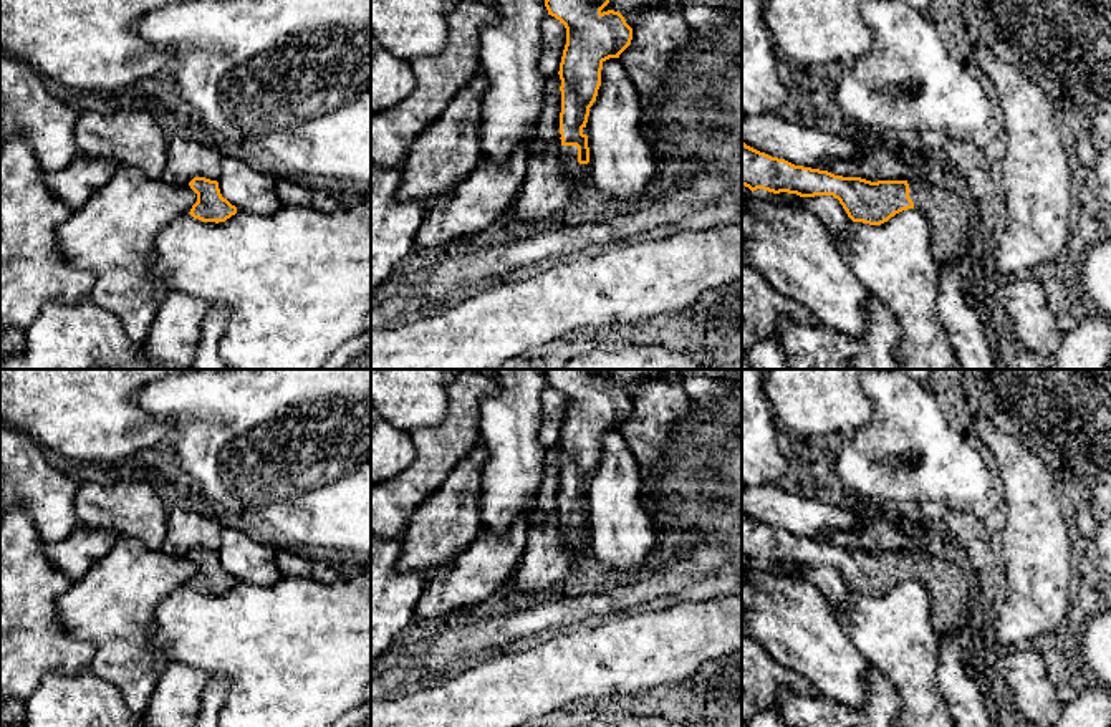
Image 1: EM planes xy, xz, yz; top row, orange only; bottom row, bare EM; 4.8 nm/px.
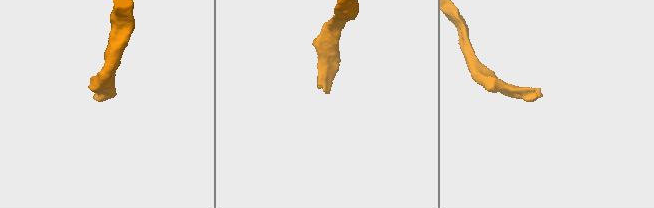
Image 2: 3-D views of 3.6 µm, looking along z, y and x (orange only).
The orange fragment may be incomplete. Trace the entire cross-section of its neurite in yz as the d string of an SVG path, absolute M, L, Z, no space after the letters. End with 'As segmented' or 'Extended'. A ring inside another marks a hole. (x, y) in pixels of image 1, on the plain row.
M742 512L742 556L752 563L788 563L800 568L833 566L853 593L881 596L914 580L931 595L935 634L957 633L970 619L969 576L957 565L929 551L878 551L834 546L772 528Z. Extended

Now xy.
M194 548L189 556L197 565L197 573L189 583L194 590L219 595L237 585L237 578L222 568L217 551Z. As segmented

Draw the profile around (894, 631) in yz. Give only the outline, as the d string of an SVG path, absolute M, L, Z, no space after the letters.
M907 580L881 596L851 591L849 609L838 619L897 691L901 715L892 727L954 727L937 686L939 638L922 583Z

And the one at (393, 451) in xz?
M371 406L371 484L402 474L416 459L409 432L396 429Z

